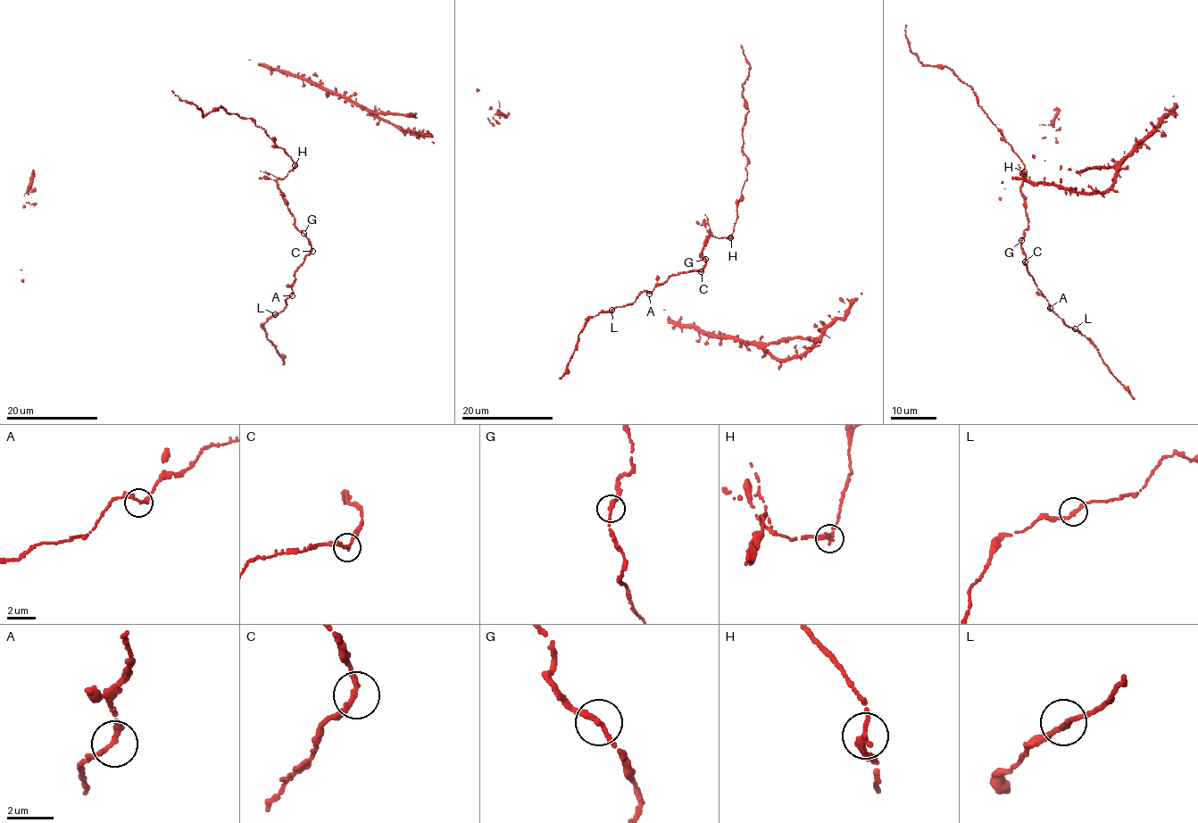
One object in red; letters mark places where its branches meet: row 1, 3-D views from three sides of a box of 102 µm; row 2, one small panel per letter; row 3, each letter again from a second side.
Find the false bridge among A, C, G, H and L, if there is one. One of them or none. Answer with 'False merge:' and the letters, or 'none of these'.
False merge: none of these

